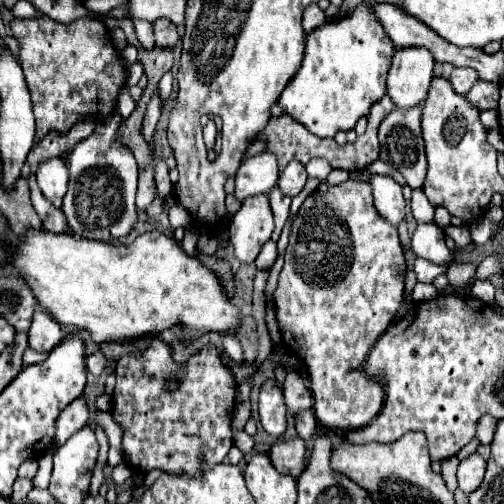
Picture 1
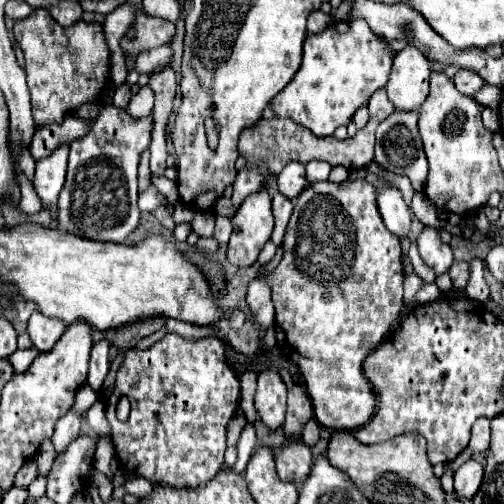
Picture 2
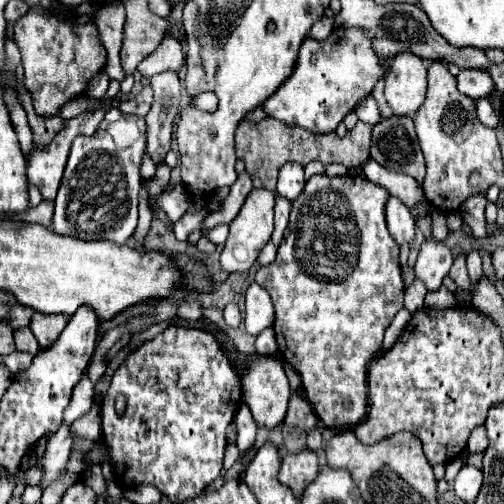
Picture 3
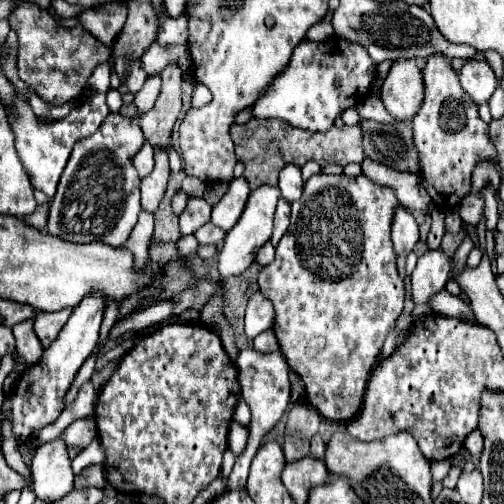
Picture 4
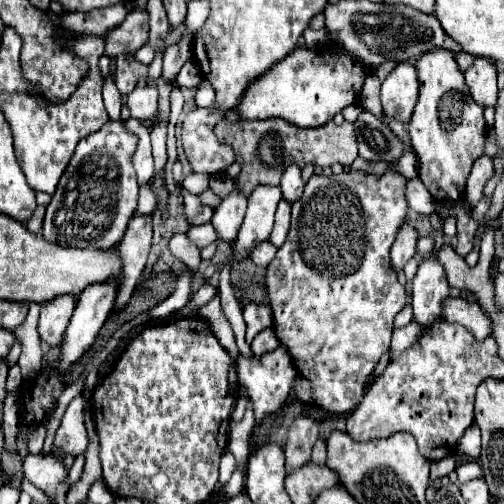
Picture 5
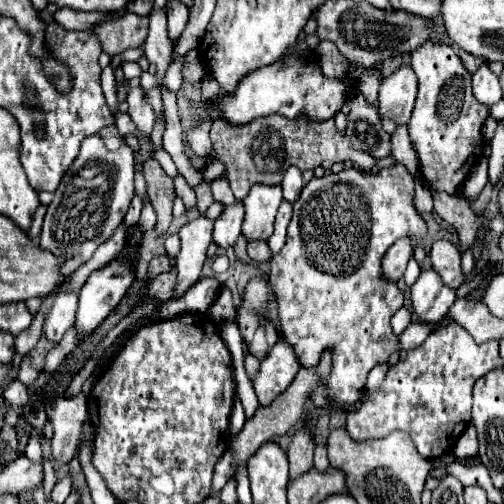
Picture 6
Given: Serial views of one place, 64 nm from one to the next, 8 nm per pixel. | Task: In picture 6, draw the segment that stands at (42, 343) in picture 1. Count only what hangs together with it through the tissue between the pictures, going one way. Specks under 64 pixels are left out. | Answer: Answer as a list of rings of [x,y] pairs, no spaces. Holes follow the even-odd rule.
[[[74,292],[54,296],[52,306],[44,316],[44,336],[54,344],[60,342],[64,332],[72,328],[76,310],[78,310],[78,296]]]

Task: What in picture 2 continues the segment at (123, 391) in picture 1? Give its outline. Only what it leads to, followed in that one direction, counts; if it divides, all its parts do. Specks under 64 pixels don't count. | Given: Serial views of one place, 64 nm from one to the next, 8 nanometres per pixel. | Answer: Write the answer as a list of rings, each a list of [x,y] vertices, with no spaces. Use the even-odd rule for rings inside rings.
[[[166,334],[160,342],[152,344],[150,348],[146,350],[128,350],[124,354],[124,360],[118,368],[118,374],[116,374],[116,386],[114,386],[114,392],[112,396],[108,398],[106,402],[106,418],[112,426],[112,444],[116,448],[116,454],[118,454],[118,460],[120,460],[120,468],[124,470],[124,474],[128,476],[142,476],[154,484],[170,484],[170,486],[176,486],[176,488],[182,488],[182,486],[196,486],[200,482],[208,482],[212,476],[218,474],[218,470],[224,466],[224,452],[226,452],[226,428],[228,428],[228,422],[230,418],[236,414],[238,410],[238,400],[240,400],[240,380],[238,376],[230,370],[230,366],[226,364],[226,356],[224,356],[224,344],[218,340],[218,338],[202,338],[202,340],[186,340],[178,334]],[[126,396],[130,400],[130,416],[126,422],[120,422],[118,416],[116,416],[116,406],[118,406],[118,398]]]

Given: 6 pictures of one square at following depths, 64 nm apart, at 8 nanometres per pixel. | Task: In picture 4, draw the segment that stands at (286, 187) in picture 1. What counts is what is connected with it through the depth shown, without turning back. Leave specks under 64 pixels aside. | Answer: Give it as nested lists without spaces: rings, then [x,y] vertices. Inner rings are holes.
[[[288,164],[282,172],[280,172],[280,180],[278,180],[278,188],[282,192],[282,198],[286,198],[288,202],[294,202],[302,196],[302,188],[304,188],[304,180],[300,174],[300,168],[296,164]]]

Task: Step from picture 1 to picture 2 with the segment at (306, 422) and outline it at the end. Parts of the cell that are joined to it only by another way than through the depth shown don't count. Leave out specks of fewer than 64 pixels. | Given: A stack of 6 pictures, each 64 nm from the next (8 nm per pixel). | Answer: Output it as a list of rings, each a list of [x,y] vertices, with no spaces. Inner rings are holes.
[[[314,418],[308,420],[308,426],[304,426],[304,432],[300,436],[302,436],[304,444],[314,446],[318,442],[318,438],[320,438],[320,426],[318,426],[318,422]]]

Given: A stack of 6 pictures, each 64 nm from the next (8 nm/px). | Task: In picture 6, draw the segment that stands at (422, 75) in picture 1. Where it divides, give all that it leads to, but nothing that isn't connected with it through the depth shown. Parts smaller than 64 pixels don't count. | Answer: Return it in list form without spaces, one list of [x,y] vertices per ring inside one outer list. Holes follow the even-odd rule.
[[[402,64],[380,86],[380,114],[396,124],[408,124],[416,100],[416,74],[410,64]]]

